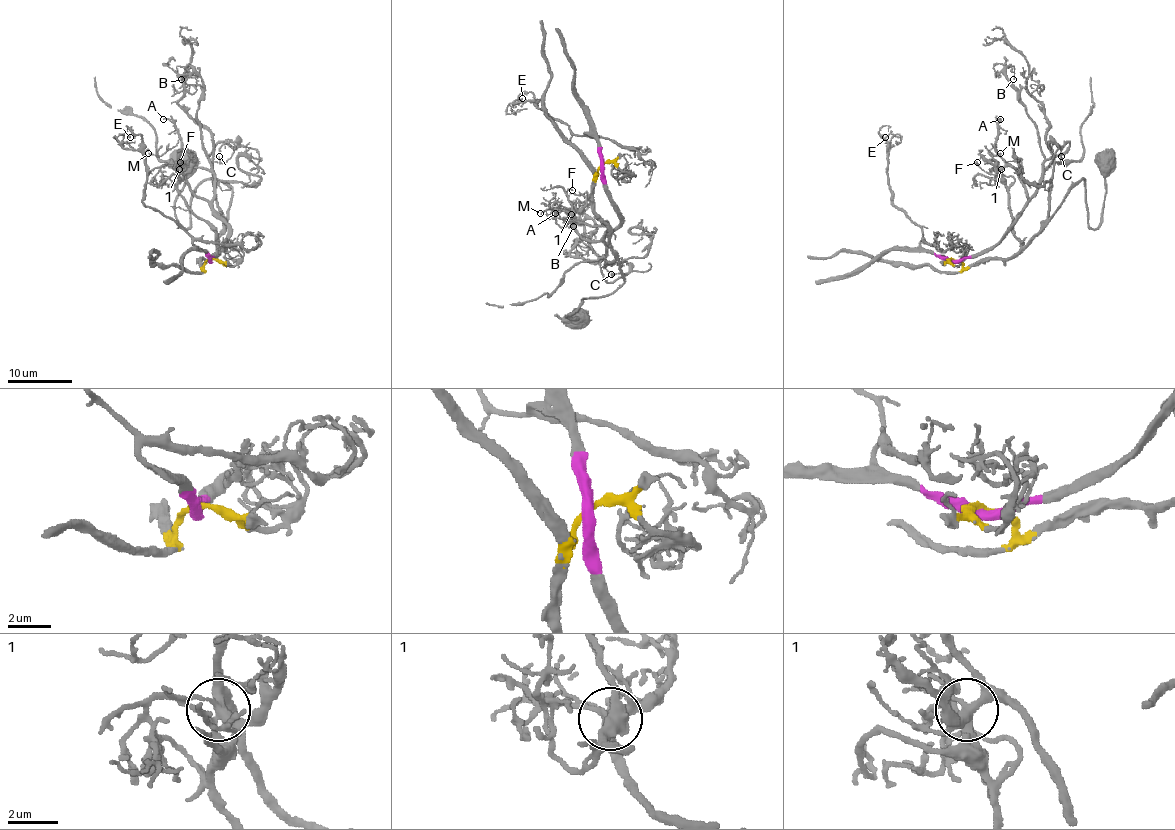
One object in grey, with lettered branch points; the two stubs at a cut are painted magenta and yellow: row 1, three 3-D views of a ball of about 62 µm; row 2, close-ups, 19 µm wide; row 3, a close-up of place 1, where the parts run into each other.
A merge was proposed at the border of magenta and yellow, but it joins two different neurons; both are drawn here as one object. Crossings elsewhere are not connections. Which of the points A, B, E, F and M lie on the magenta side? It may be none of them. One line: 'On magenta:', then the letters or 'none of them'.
On magenta: A, B, E, F, M

